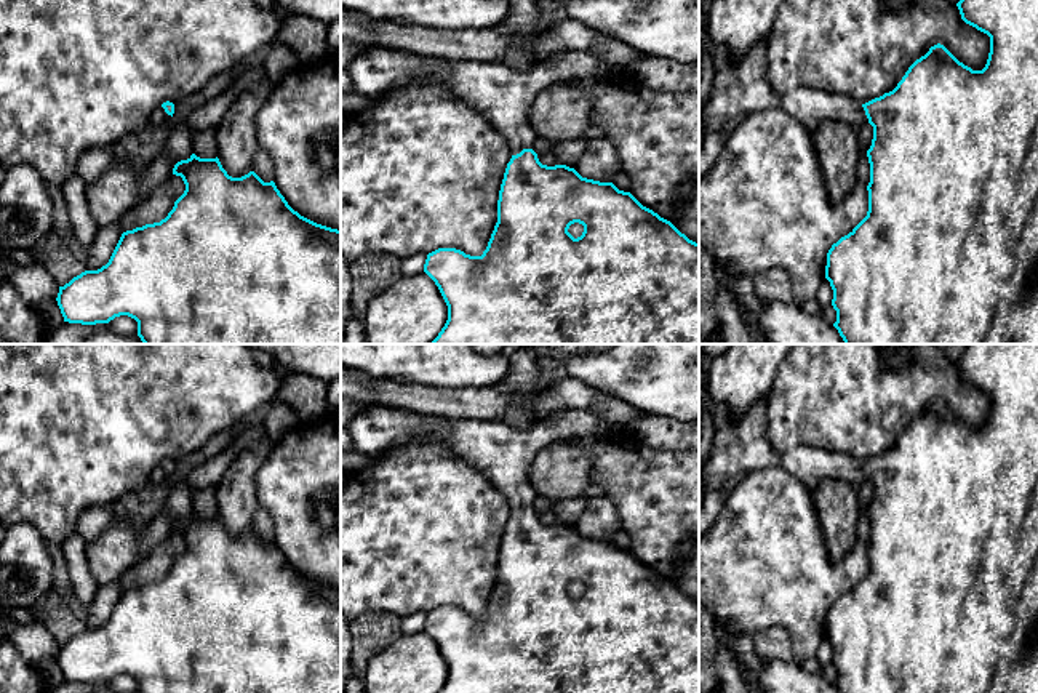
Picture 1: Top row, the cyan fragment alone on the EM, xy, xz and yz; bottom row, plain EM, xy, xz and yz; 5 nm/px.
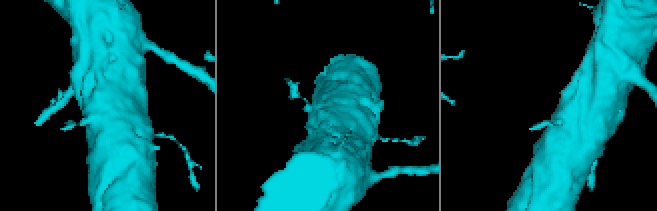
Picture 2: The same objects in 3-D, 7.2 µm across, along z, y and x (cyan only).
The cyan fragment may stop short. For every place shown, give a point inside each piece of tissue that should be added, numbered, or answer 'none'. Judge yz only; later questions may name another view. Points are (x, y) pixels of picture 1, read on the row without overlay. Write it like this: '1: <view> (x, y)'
1: yz (810, 464)

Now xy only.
1: xy (159, 476)

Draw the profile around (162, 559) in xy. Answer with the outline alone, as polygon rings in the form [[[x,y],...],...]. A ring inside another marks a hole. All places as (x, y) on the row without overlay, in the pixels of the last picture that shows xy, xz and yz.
[[[171,533],[146,560],[134,565],[120,578],[123,591],[165,578],[184,549],[186,543],[182,536]]]

